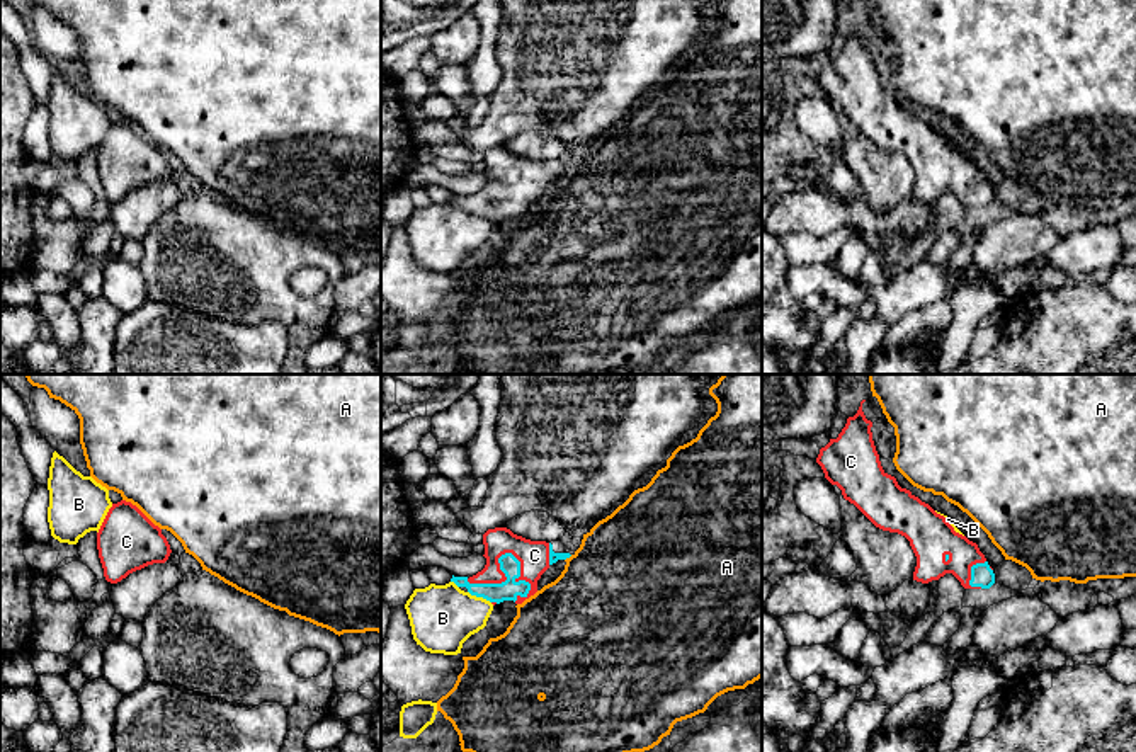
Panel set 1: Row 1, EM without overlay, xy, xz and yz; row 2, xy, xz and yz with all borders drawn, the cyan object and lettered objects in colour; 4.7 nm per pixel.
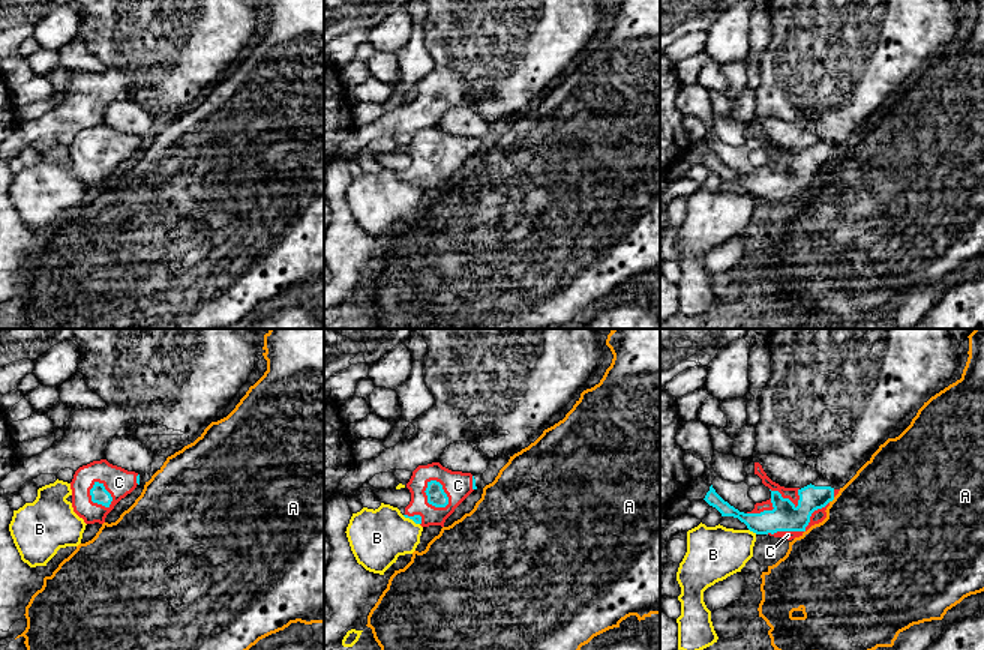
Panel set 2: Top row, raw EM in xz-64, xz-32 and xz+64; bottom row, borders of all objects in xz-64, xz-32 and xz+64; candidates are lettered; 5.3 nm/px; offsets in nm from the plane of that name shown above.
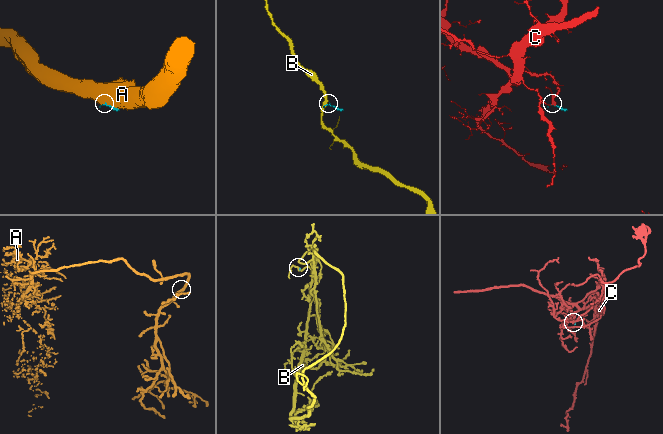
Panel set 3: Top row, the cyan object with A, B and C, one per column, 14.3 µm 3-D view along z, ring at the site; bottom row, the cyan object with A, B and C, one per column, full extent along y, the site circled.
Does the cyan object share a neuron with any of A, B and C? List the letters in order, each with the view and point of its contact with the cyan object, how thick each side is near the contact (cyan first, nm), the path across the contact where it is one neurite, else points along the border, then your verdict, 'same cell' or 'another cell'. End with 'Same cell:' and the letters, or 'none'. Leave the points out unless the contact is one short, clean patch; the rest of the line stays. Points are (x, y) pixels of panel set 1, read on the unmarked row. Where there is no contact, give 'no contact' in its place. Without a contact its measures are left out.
A: xz (568, 176) | 50/480 nm | another cell
B: xz (480, 215) | 100/300 nm | along xz (468, 210), (490, 222) | another cell
C: xz (499, 181) | 100/140 nm | same cell
Same cell: C

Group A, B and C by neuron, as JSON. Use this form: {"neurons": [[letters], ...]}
{"neurons": [["A"], ["B"], ["C"]]}

